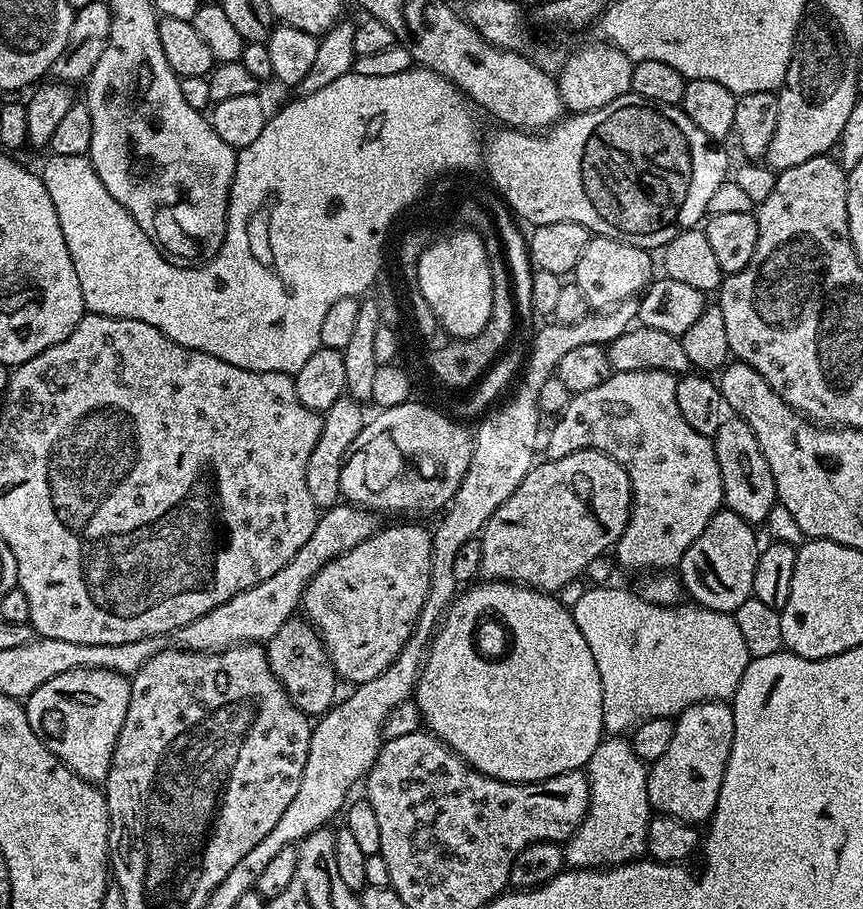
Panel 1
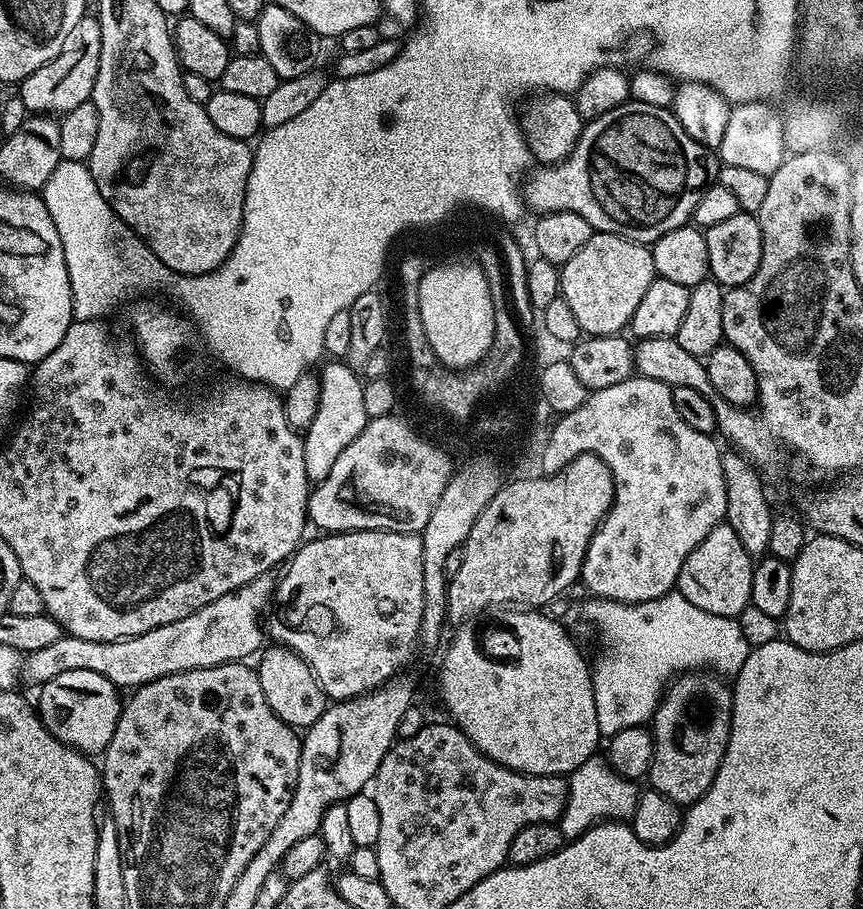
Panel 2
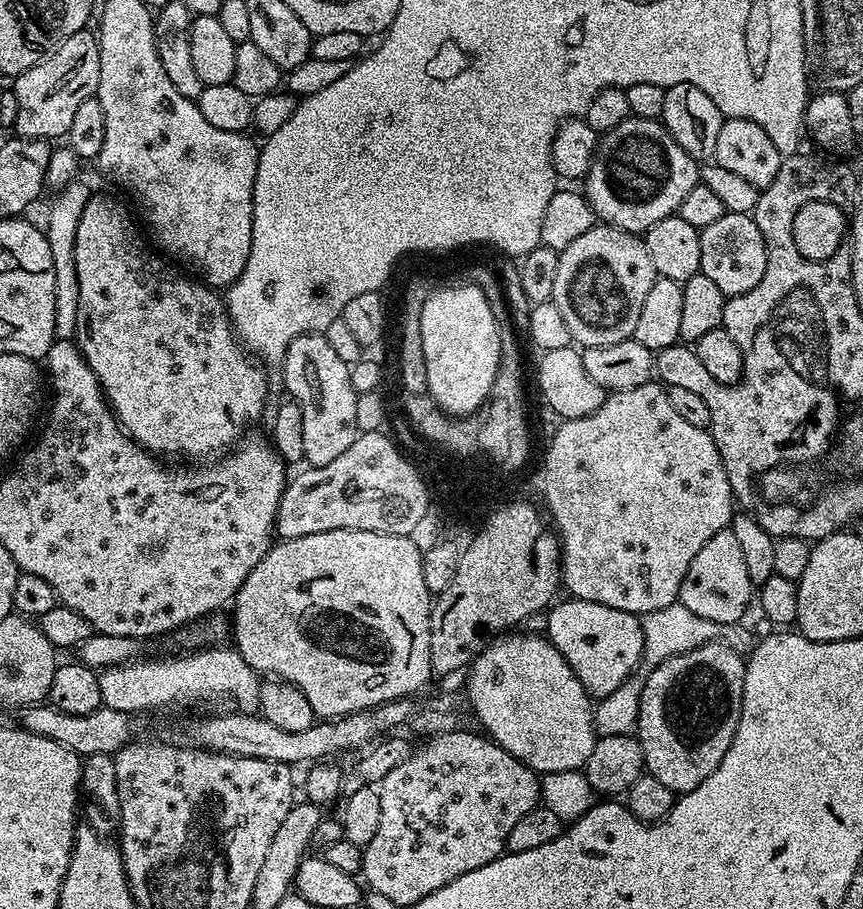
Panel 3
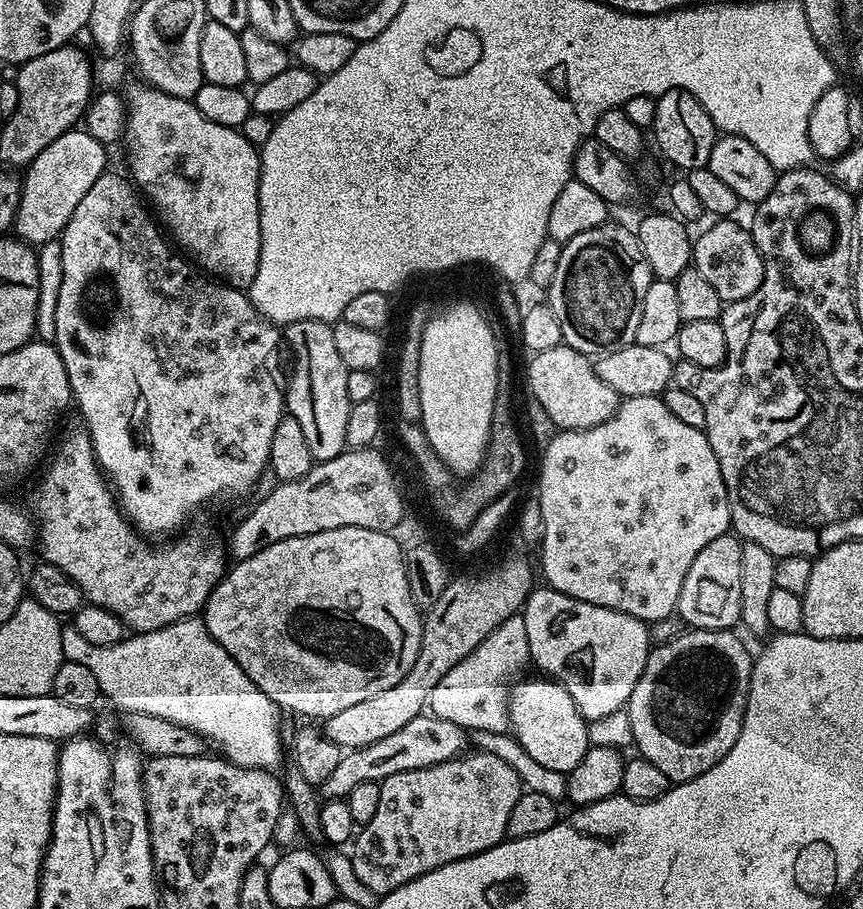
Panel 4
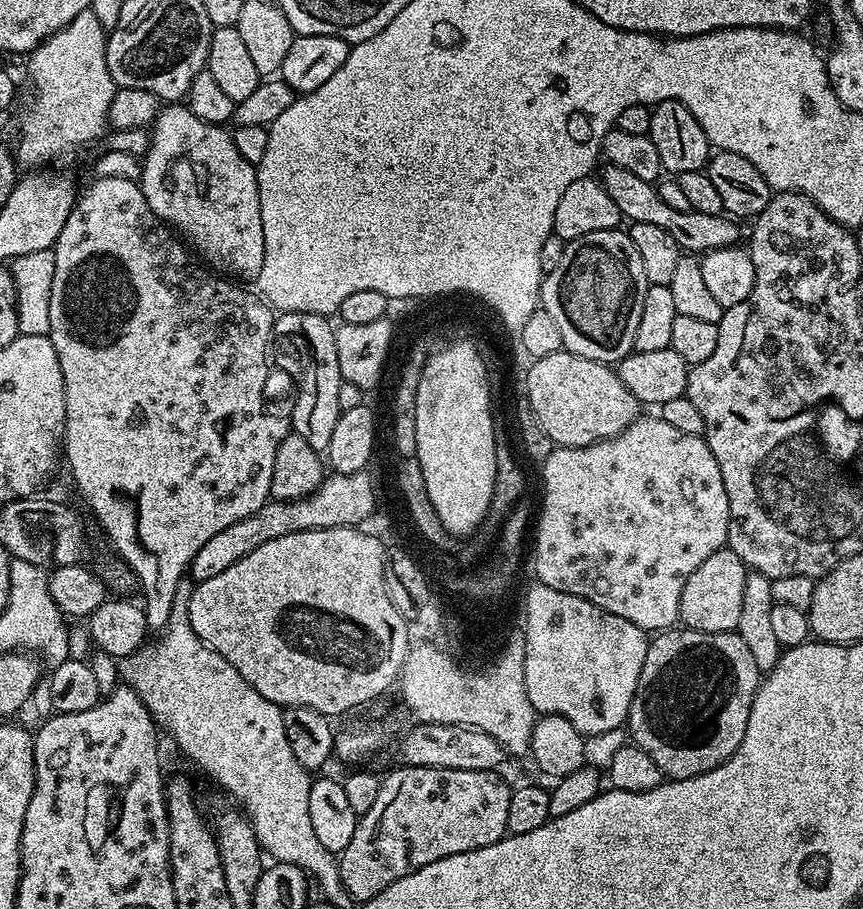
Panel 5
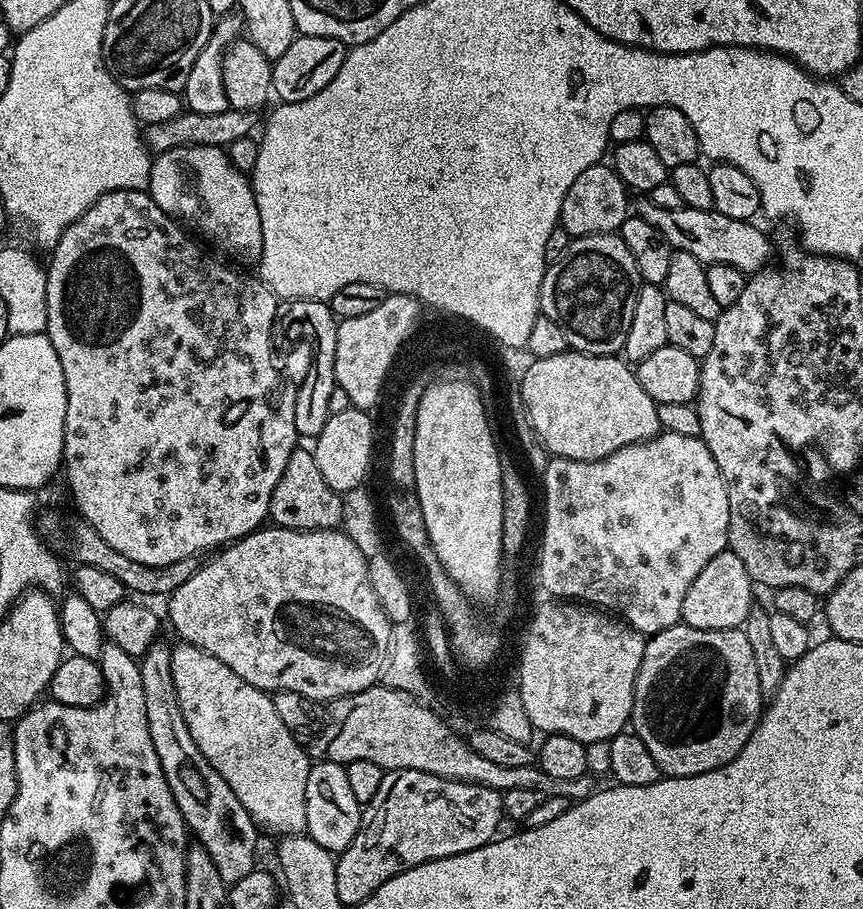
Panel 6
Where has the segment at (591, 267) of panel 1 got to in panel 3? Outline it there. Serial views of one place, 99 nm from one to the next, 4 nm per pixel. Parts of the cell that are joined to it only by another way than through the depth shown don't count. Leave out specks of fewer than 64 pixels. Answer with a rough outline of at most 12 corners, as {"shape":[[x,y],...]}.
{"shape":[[600,222],[559,254],[551,299],[586,349],[631,340],[658,278]]}

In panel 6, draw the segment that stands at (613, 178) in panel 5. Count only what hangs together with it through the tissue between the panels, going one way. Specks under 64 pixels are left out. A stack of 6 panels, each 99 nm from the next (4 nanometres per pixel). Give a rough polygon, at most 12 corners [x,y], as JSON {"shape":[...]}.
{"shape":[[640,198],[641,216],[677,252],[755,274],[774,244],[752,220],[666,210]]}

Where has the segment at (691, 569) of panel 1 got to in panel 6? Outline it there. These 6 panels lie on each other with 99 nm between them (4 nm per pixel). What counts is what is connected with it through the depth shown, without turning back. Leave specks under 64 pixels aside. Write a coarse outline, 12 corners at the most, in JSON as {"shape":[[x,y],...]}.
{"shape":[[731,550],[690,582],[681,621],[740,628],[754,582]]}

